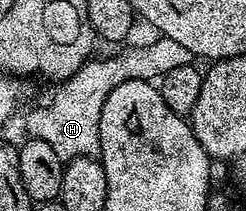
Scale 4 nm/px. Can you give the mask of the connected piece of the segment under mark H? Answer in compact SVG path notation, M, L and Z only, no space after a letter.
M156 37L145 46L131 46L113 56L90 59L79 72L63 82L55 96L45 105L31 111L26 120L26 133L33 138L46 141L64 164L71 159L96 157L101 150L99 144L99 122L102 120L103 104L115 87L131 79L159 80L174 68L188 66L194 54L183 44L170 37Z

